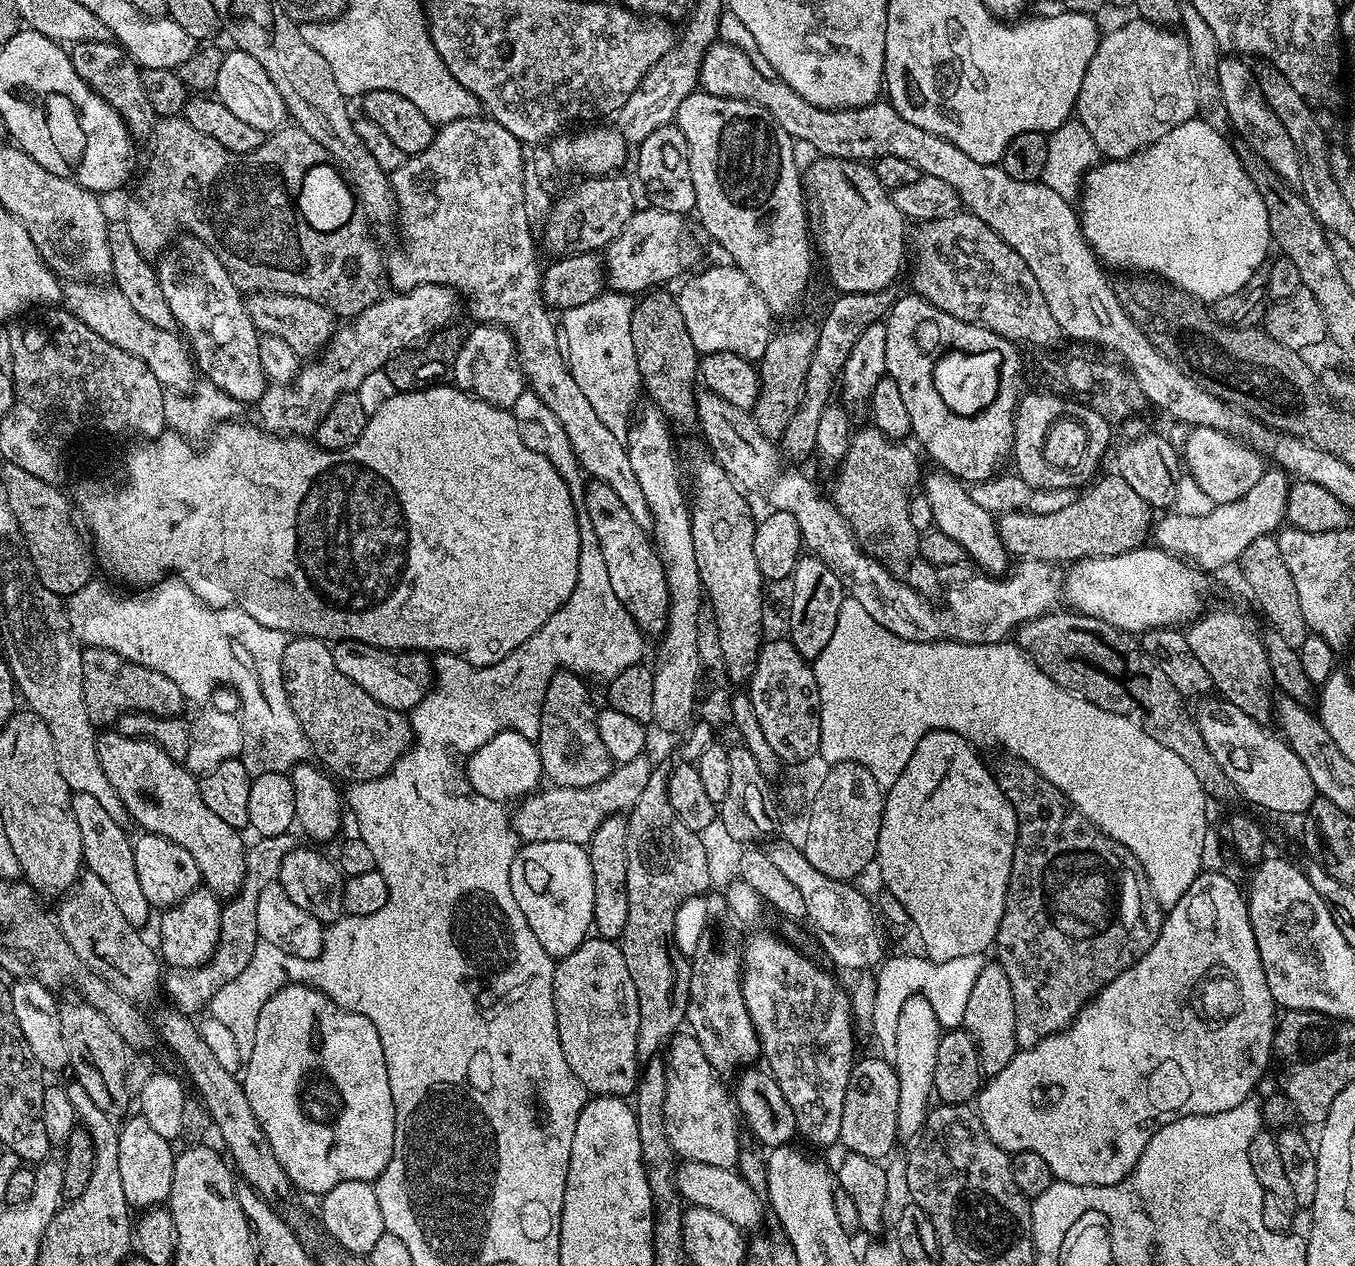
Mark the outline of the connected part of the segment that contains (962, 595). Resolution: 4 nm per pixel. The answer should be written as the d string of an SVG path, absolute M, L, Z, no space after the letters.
M1020 560L1017 565L1003 578L978 574L953 595L952 628L959 643L1005 643L1021 624L1053 611L1054 604L1044 600L1058 588L1057 577L1052 577L1053 565L1046 560Z

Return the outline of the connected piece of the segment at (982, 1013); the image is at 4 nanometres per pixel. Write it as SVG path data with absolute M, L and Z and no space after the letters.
M998 962L985 963L974 982L970 998L966 1002L966 1014L962 1025L964 1031L974 1038L980 1070L985 1077L997 1076L1006 1066L1010 1066L1018 1051L1016 1047L1016 1027L1014 1026L1014 994L1010 990L1010 978Z

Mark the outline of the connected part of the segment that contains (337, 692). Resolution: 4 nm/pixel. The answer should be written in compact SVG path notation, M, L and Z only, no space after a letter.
M297 635L289 639L282 654L282 678L284 692L306 734L309 749L333 777L341 781L348 780L347 782L377 780L380 776L385 776L401 756L411 749L414 737L409 717L403 712L382 706L382 702L374 702L374 698L370 698L362 686L350 682L350 678L346 678L346 674L340 673L338 666L334 666L331 647L317 636Z

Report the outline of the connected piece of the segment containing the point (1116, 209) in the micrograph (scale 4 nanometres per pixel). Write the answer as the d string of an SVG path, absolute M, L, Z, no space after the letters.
M1193 118L1171 128L1167 134L1158 140L1152 141L1147 148L1141 148L1133 152L1124 160L1109 160L1097 163L1089 168L1083 177L1082 195L1078 200L1078 217L1080 219L1080 231L1089 247L1095 253L1096 259L1103 262L1109 269L1112 268L1136 268L1137 273L1151 274L1172 285L1173 288L1181 288L1183 292L1189 292L1197 300L1211 302L1222 299L1226 295L1234 294L1242 290L1255 272L1265 263L1264 255L1270 249L1270 237L1268 234L1268 219L1266 218L1266 206L1242 162L1236 156L1236 148L1228 145L1229 137L1225 133L1214 130L1214 126L1206 126L1206 122L1199 118Z

